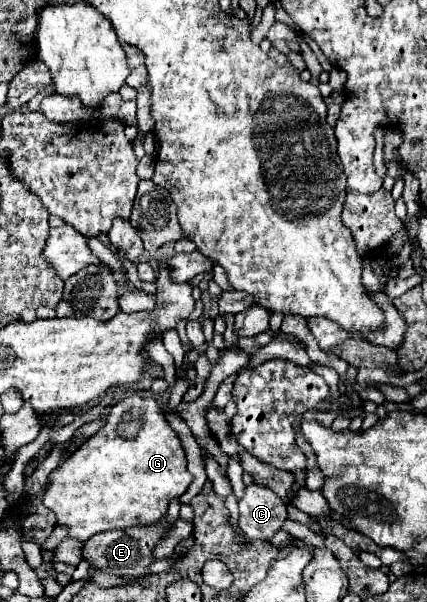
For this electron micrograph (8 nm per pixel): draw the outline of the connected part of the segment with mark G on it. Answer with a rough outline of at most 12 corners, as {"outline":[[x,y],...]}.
{"outline":[[132,395],[56,471],[70,537],[156,525],[194,477]]}

